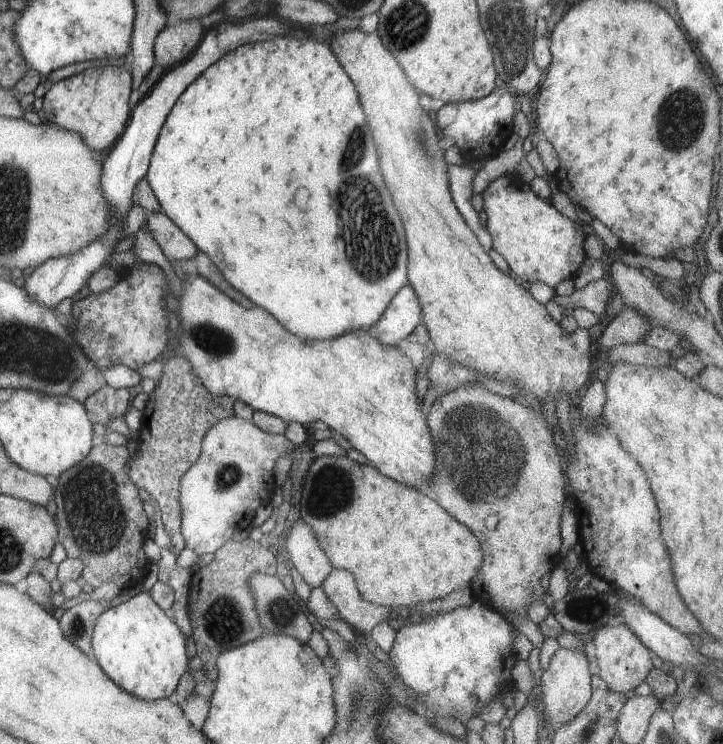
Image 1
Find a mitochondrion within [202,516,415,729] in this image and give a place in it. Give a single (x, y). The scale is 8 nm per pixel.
(279, 615)

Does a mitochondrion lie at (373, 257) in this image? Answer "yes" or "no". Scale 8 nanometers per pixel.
yes

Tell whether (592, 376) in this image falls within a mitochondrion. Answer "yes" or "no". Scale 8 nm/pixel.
no

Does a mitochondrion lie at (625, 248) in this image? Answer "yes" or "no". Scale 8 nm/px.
no

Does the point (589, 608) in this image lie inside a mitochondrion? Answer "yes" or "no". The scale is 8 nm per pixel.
yes

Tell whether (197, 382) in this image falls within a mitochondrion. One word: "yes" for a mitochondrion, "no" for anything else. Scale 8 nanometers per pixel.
no

